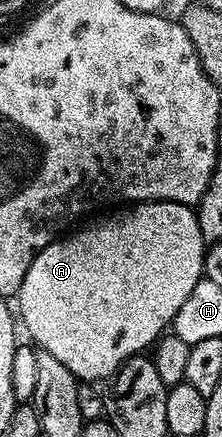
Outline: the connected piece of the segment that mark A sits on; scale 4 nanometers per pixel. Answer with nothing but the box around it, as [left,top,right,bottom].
[18,202,206,384]

